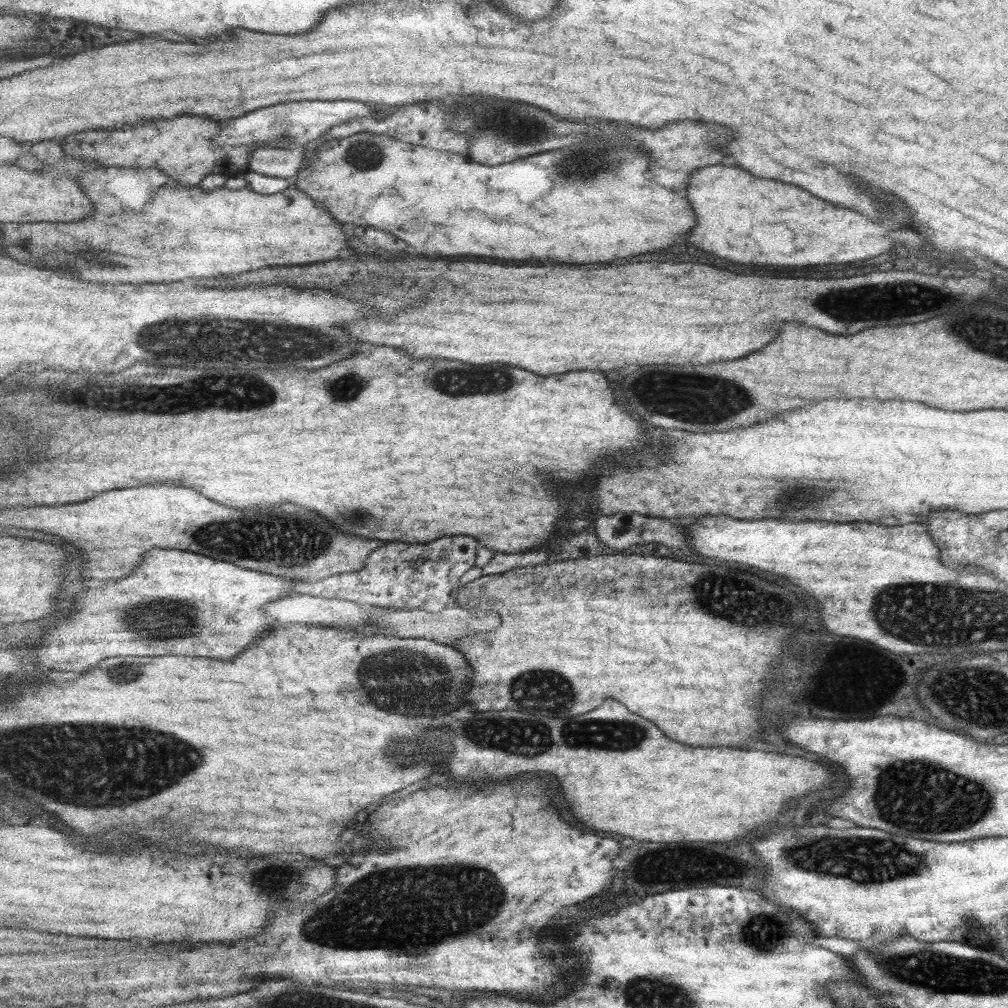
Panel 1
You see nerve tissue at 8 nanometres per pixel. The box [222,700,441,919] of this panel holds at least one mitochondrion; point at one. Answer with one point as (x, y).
(277, 878)

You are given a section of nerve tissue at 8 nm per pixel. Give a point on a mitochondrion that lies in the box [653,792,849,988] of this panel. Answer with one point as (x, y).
(766, 932)

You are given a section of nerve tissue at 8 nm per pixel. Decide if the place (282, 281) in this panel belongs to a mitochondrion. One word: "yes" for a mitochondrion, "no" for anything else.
no

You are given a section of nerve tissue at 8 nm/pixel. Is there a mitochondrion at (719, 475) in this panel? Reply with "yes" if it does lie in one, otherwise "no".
no

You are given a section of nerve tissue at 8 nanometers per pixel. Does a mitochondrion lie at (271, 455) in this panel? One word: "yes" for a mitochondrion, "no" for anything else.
no

